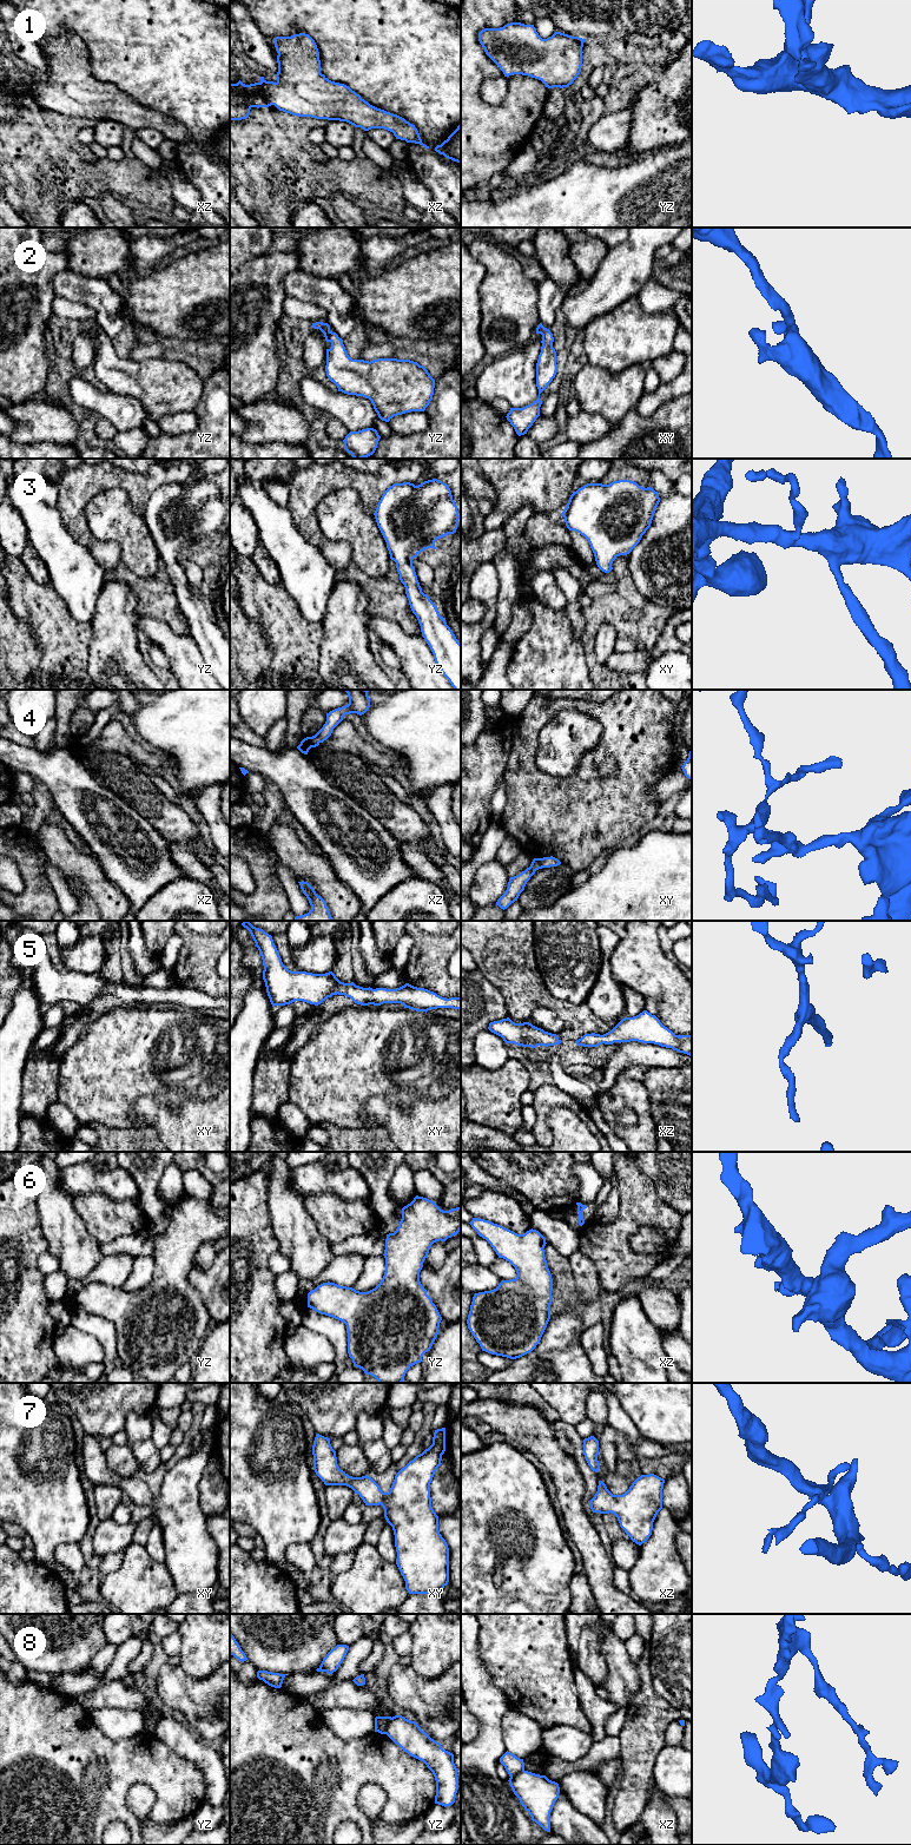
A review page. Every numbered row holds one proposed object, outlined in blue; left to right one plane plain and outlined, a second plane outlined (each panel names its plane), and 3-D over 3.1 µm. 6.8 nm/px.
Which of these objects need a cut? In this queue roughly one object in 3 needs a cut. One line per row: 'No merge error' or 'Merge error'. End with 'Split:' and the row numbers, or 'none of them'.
1: No merge error
2: No merge error
3: No merge error
4: No merge error
5: No merge error
6: No merge error
7: No merge error
8: Merge error
Split: 8

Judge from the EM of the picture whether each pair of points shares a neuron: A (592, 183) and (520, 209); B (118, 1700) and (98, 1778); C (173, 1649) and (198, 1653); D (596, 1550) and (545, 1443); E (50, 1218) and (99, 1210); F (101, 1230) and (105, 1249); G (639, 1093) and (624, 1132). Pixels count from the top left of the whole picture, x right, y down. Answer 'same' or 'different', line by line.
A: same
B: different
C: different
D: same
E: different
F: different
G: same

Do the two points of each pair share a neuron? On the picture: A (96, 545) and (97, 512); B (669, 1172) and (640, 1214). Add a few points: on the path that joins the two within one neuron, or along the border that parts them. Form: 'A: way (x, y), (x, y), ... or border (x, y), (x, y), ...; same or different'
A: border (85, 512), (90, 531), (114, 540), (120, 551); different
B: border (639, 1170), (651, 1180), (657, 1194), (675, 1211); different

